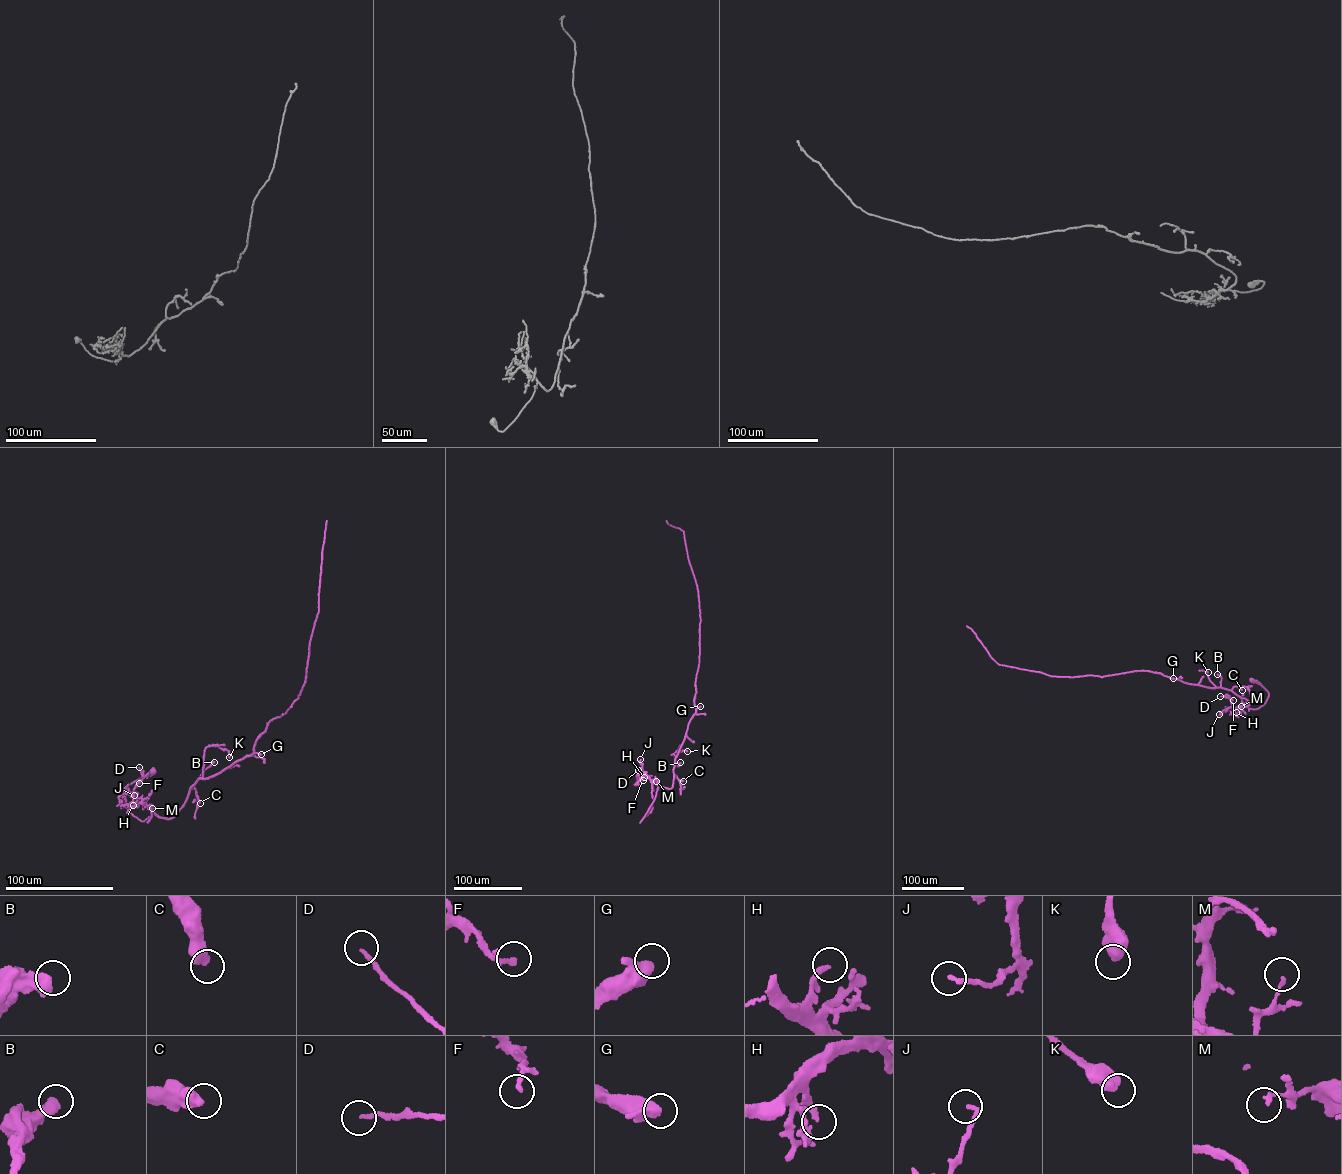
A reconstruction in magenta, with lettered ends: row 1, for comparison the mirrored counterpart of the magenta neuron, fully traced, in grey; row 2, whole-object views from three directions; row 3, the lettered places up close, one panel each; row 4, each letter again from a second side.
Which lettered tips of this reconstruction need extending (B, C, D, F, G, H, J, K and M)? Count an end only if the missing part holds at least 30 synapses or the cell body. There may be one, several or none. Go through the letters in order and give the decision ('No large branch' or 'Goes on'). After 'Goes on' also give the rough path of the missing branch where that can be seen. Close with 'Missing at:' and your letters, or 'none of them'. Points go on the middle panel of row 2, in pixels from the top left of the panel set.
B: No large branch
C: No large branch
D: No large branch
F: No large branch
G: No large branch
H: No large branch
J: No large branch
K: No large branch
M: No large branch
Missing at: none of them

